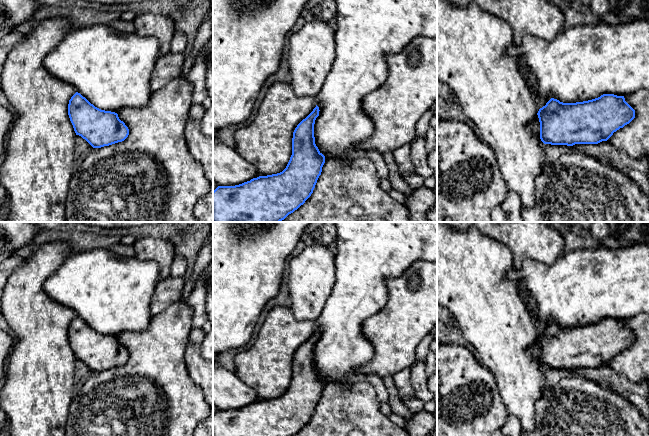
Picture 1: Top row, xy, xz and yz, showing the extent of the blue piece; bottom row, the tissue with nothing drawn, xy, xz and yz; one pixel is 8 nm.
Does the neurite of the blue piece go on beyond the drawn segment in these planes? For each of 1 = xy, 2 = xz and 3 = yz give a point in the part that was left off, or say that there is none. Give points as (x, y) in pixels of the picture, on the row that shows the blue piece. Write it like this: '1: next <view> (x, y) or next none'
1: next xy (112, 70)
2: next xz (366, 31)
3: next yz (583, 62)

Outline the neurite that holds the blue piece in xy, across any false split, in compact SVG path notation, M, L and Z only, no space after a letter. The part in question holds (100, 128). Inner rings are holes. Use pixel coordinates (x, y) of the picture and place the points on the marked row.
M94 25L74 28L47 54L43 64L54 77L75 87L76 93L68 104L68 115L74 131L93 148L101 148L122 142L128 137L129 129L117 113L125 107L143 108L147 105L152 94L152 72L160 54L160 45L155 37L119 32L109 25Z

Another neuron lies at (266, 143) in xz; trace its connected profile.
M290 82L273 83L265 94L253 122L234 132L236 152L256 167L259 176L282 172L292 155L292 138L295 128L315 107L316 98L297 96Z

